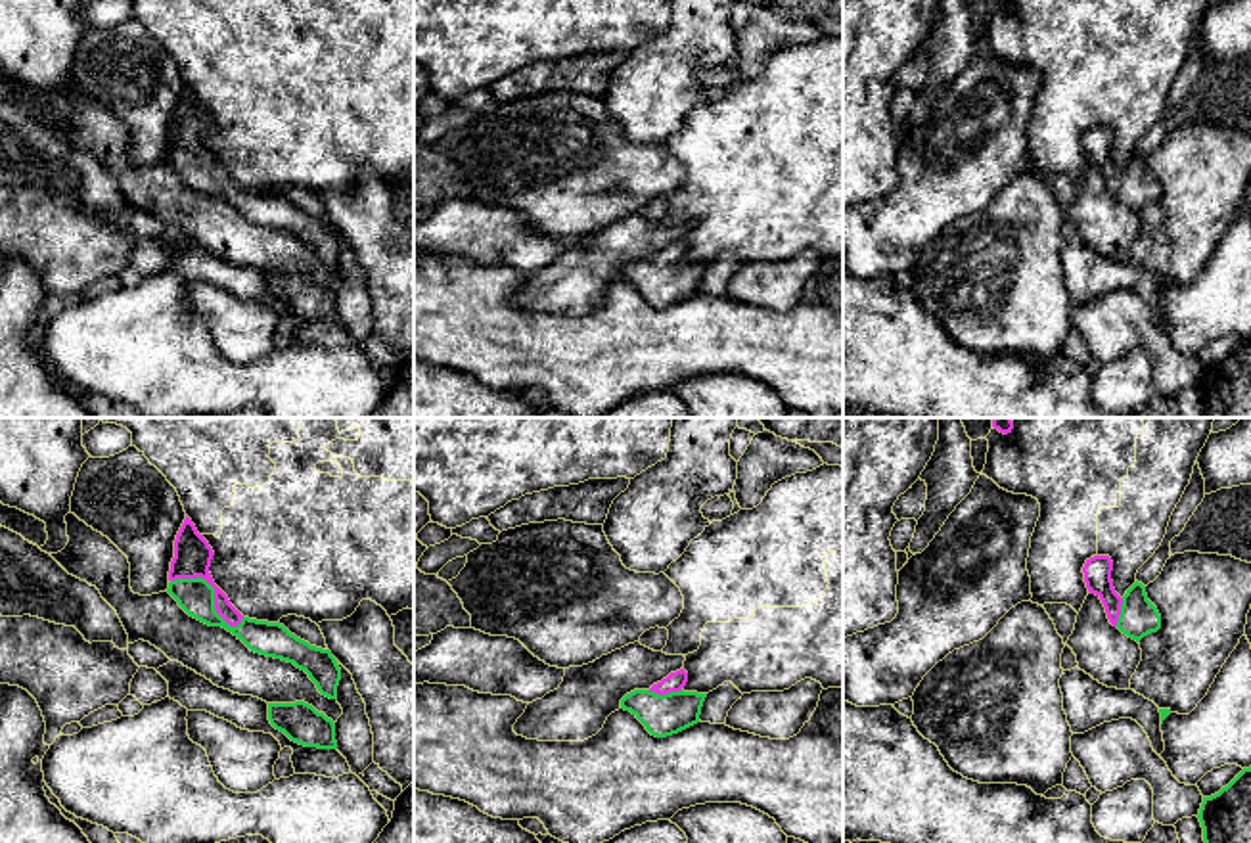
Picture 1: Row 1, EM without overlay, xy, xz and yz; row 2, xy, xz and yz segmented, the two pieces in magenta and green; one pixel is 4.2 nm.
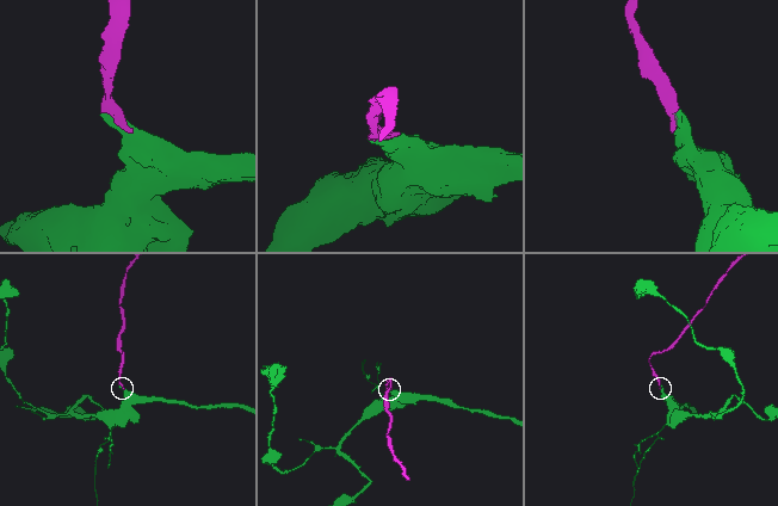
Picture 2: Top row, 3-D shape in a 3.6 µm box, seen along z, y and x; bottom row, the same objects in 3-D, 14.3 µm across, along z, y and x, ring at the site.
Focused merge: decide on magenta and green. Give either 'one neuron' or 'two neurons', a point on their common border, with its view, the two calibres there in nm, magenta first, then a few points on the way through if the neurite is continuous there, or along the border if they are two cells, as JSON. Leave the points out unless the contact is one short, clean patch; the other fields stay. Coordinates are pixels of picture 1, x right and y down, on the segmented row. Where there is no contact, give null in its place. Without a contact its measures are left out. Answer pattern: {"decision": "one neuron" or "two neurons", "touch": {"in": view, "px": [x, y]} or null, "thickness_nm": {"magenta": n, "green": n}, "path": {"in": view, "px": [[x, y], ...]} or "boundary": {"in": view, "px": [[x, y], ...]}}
{"decision": "one neuron", "touch": {"in": "xy", "px": [215, 592]}, "thickness_nm": {"magenta": 160, "green": 160}}

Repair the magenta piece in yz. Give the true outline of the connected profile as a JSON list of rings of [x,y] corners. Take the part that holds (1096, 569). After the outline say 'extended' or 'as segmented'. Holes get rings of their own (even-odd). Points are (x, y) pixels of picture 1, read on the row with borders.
[[[1094,556],[1082,567],[1086,588],[1102,600],[1109,623],[1136,642],[1157,632],[1161,615],[1148,600],[1146,586],[1136,581],[1121,598],[1113,588],[1111,571],[1109,556]]]; extended

